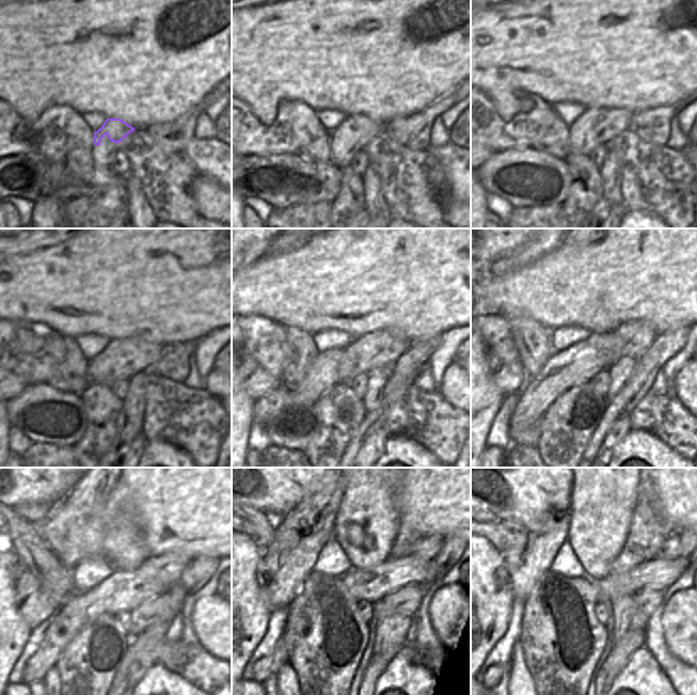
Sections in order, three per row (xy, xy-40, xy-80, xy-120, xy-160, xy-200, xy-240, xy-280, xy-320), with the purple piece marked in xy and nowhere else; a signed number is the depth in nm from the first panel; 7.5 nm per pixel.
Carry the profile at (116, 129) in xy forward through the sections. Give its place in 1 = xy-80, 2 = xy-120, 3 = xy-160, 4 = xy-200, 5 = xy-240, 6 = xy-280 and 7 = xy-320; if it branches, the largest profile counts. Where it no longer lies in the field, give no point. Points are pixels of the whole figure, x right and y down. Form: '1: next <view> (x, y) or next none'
1: next xy-80 (600, 125)
2: next xy-120 (123, 358)
3: next xy-160 (382, 348)
4: next xy-200 (579, 364)
5: next xy-240 (123, 590)
6: next xy-280 (417, 569)
7: next xy-320 (668, 565)

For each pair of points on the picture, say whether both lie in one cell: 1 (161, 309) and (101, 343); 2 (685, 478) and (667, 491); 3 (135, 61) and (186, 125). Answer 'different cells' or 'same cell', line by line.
1: different cells
2: same cell
3: different cells

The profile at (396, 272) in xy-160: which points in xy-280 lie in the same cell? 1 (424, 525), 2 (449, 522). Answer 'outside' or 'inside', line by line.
1: inside
2: inside

